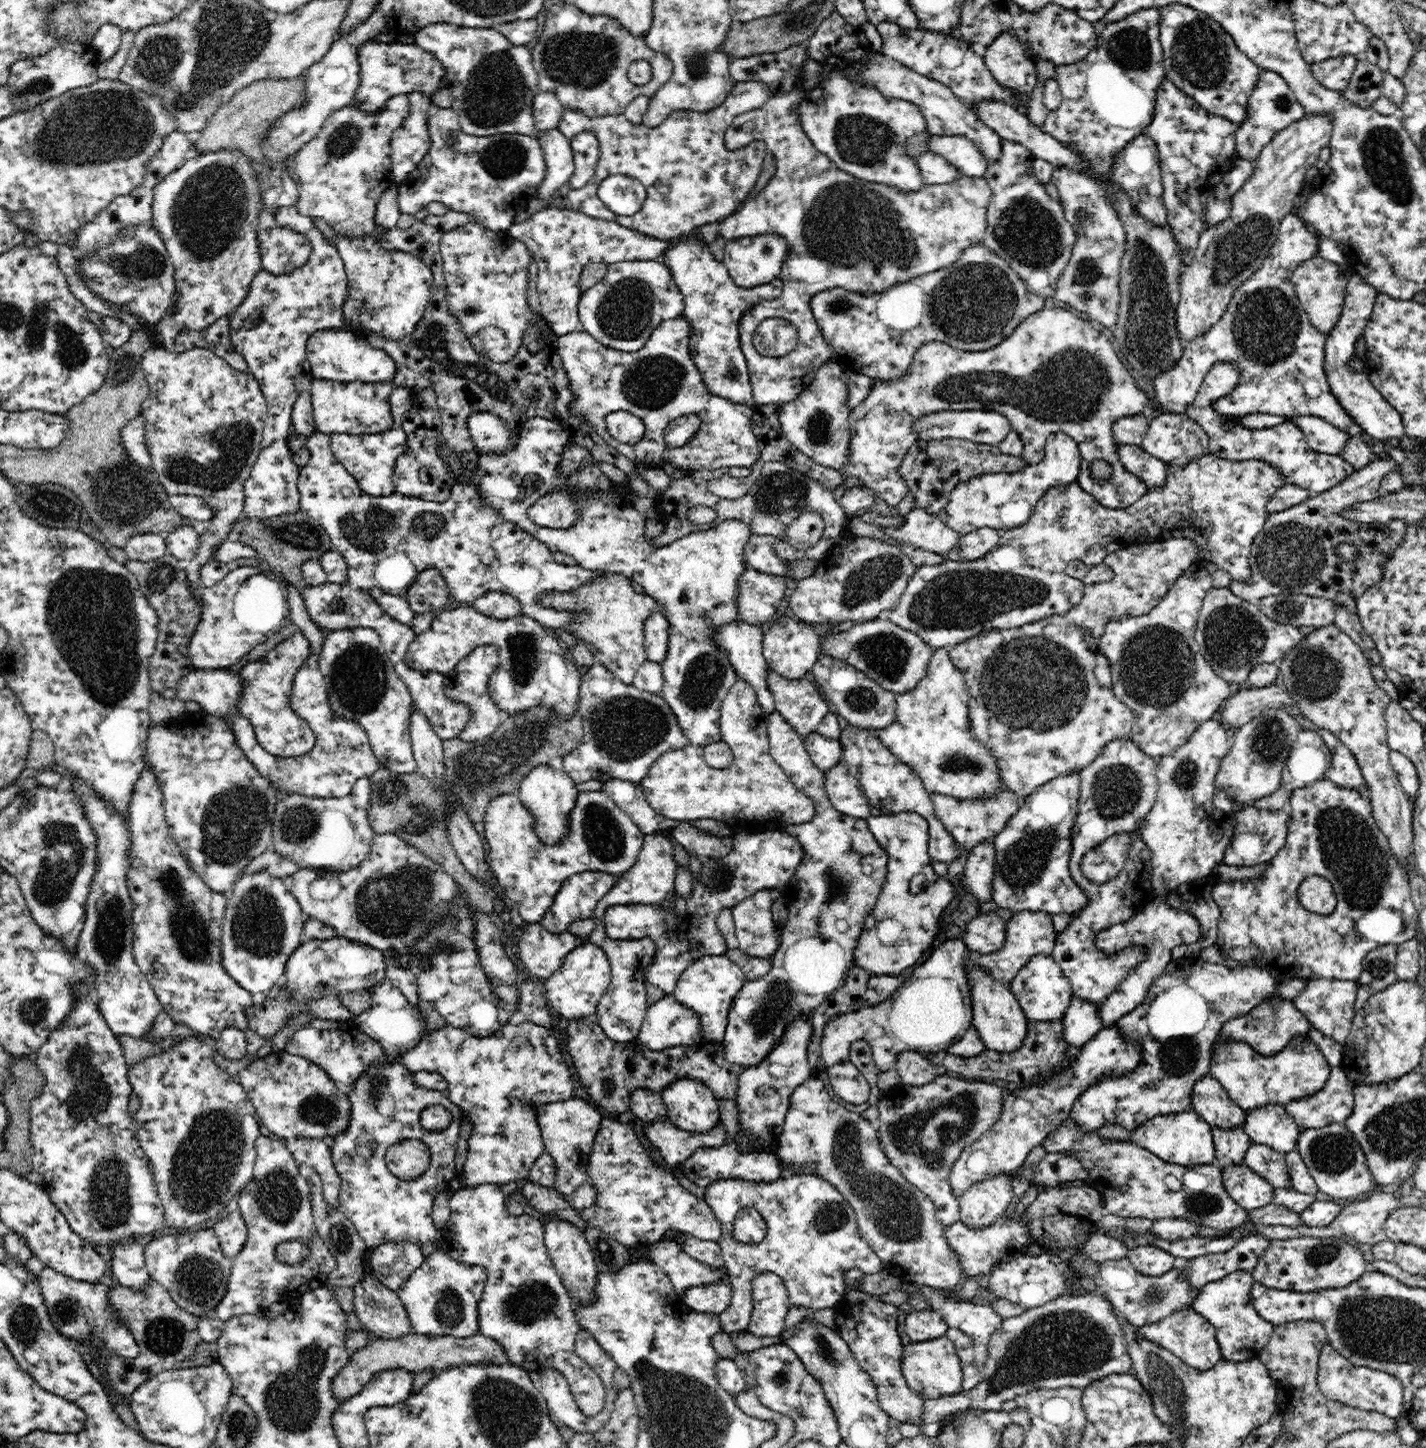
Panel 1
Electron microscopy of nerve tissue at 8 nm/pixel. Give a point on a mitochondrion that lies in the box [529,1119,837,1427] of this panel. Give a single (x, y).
(782, 1378)

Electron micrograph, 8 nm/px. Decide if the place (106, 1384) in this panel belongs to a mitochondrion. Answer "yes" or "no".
no

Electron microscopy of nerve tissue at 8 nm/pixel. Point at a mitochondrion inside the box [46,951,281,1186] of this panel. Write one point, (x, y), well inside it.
(89, 1097)

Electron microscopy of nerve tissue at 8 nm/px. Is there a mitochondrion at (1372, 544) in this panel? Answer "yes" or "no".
no

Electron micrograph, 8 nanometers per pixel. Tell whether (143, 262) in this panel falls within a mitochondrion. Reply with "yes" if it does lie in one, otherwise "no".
yes

